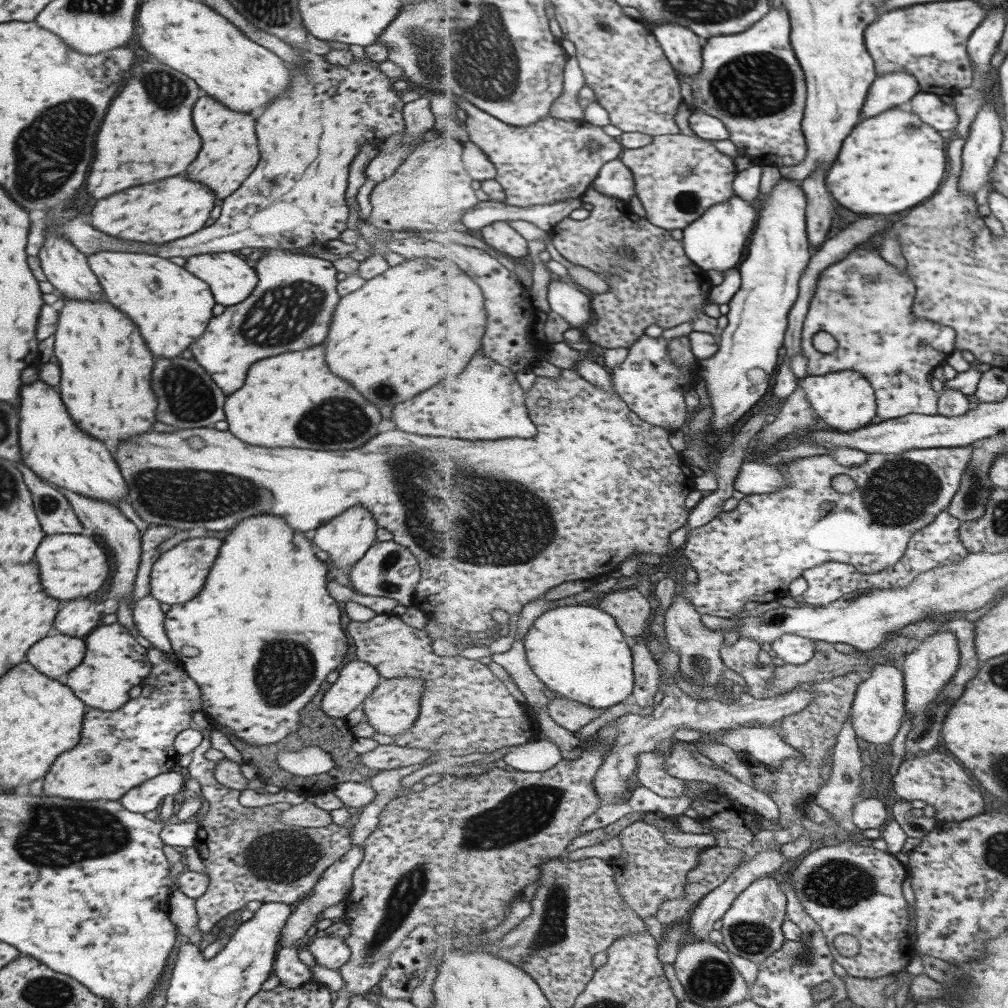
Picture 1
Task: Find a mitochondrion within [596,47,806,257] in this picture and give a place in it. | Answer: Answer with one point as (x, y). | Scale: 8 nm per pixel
(756, 82)

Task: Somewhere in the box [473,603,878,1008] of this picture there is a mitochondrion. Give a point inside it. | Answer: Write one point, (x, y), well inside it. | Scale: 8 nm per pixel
(553, 929)

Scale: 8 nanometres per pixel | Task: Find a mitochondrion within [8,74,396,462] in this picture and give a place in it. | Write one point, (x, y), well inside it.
(63, 130)

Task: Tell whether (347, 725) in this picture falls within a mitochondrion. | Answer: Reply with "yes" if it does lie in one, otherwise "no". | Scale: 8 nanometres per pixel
no

